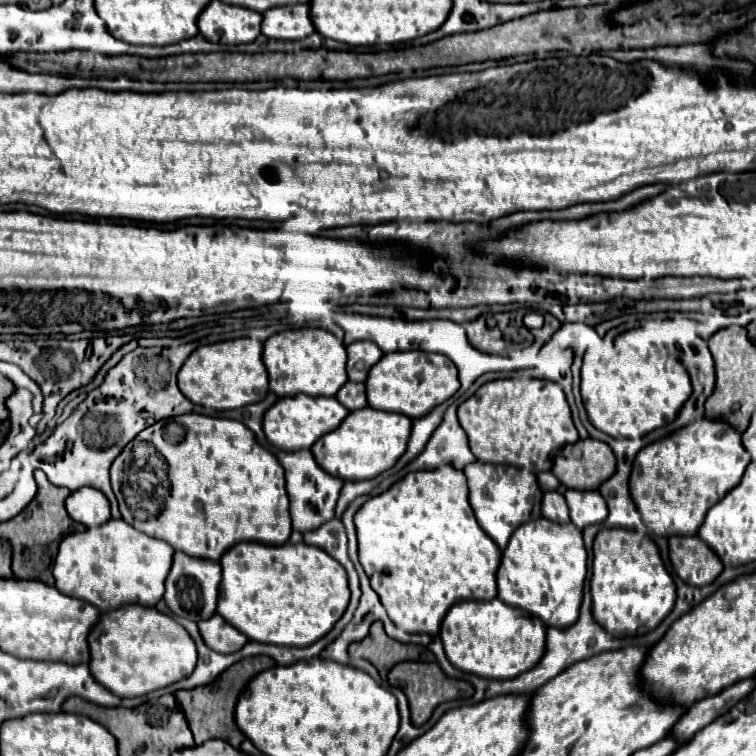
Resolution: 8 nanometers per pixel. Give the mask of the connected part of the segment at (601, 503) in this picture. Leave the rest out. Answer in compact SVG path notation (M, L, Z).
M566 491L566 503L570 507L570 519L578 529L598 525L606 519L608 507L598 491Z

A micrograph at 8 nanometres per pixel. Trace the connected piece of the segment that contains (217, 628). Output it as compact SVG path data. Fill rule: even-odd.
M214 613L210 619L200 621L198 623L202 639L206 641L206 645L210 645L210 649L218 651L218 653L236 653L238 649L242 649L242 645L246 645L248 637L244 633L240 633L238 629L234 629L224 617L220 617L218 613Z

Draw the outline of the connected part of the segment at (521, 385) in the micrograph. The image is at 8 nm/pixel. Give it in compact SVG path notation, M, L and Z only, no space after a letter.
M504 379L486 383L458 407L458 421L478 461L514 465L530 469L532 473L552 469L556 451L562 449L562 445L578 441L564 393L560 385L552 381Z

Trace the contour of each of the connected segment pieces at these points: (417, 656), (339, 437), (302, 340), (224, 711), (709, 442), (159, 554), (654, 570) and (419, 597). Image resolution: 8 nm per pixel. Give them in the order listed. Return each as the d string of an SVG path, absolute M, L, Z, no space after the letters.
M380 621L372 623L368 637L350 645L350 657L368 659L378 669L382 679L386 679L388 671L400 661L434 661L434 655L426 647L404 645L390 639Z
M364 407L352 411L338 429L322 435L314 443L314 447L310 447L310 451L314 453L318 465L322 465L322 469L326 469L330 475L340 477L344 481L366 481L390 469L404 455L410 429L412 429L410 417Z
M296 329L296 331L282 331L272 335L264 343L264 357L262 357L268 379L270 379L270 391L274 391L278 397L294 397L294 395L314 395L314 397L334 397L336 391L348 381L346 377L346 347L326 329Z
M248 657L248 659L242 659L238 661L236 665L232 665L230 669L226 669L216 681L212 681L210 685L204 685L204 687L196 687L196 689L190 689L190 691L176 691L176 701L180 705L180 709L184 711L186 715L186 721L188 721L188 727L194 735L194 741L196 743L204 743L204 741L210 741L210 739L222 739L230 745L234 745L236 749L240 747L240 743L244 741L244 735L238 731L236 723L234 723L234 705L236 705L236 699L238 699L238 693L242 691L242 687L258 673L266 671L274 667L274 661L270 657Z
M702 419L700 423L674 431L666 439L646 445L634 459L634 467L630 475L630 493L634 497L642 523L650 533L662 535L662 537L696 535L704 523L708 509L716 505L730 489L734 489L740 483L748 463L750 463L750 457L742 447L740 433L722 421Z
M110 519L100 527L62 539L54 563L54 579L64 595L88 601L102 613L126 603L154 607L164 595L164 579L170 571L172 555L174 549L166 541L136 531L124 519Z
M602 529L594 539L590 577L592 617L612 637L632 637L656 629L676 601L676 585L650 535L628 529Z
M442 467L408 473L382 495L368 499L358 509L354 523L358 531L360 563L398 629L406 633L438 635L440 623L452 605L460 601L490 601L496 597L496 569L502 553L480 529L472 507L468 507L468 485L462 471Z

